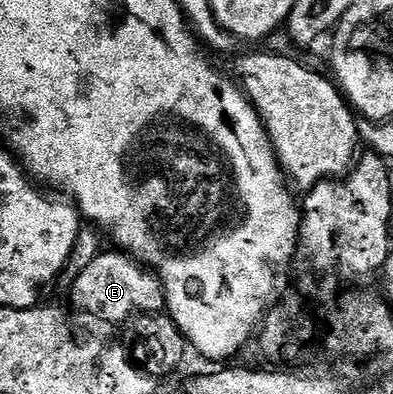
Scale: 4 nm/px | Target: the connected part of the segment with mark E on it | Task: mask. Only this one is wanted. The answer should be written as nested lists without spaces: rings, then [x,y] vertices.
[[[121,250],[113,251],[103,251],[76,278],[72,287],[75,306],[99,316],[102,320],[107,320],[110,324],[122,324],[137,312],[165,313],[166,292],[162,289],[162,283],[159,282],[157,275],[139,264],[133,256],[127,256]]]

